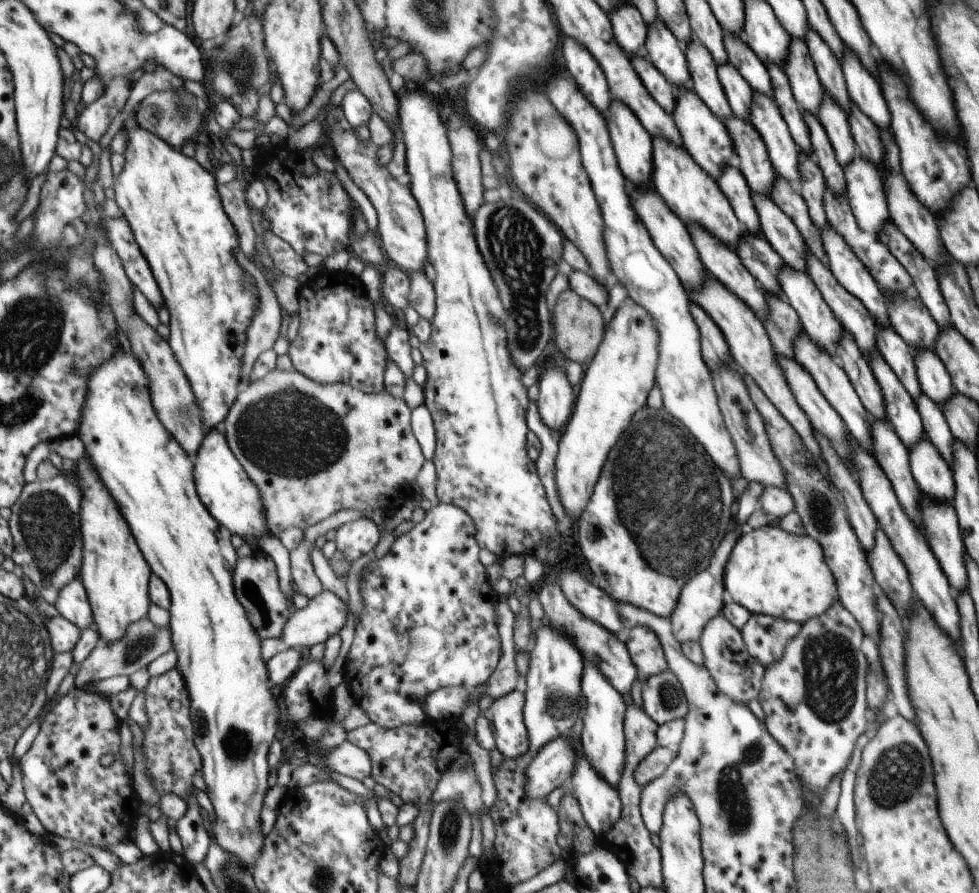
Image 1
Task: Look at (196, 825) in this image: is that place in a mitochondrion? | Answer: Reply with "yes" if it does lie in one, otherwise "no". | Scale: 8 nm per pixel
no

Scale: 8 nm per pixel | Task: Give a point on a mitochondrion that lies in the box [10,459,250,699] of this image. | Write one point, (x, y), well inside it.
(46, 523)

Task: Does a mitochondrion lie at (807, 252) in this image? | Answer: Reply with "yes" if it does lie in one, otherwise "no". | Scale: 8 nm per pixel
no

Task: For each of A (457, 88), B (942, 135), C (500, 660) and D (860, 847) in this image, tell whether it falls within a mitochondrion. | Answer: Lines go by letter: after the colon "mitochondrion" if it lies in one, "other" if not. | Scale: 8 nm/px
A: other
B: other
C: other
D: other

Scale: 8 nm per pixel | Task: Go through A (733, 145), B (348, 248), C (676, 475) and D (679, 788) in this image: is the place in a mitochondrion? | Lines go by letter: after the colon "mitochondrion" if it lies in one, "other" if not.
A: other
B: other
C: mitochondrion
D: other

